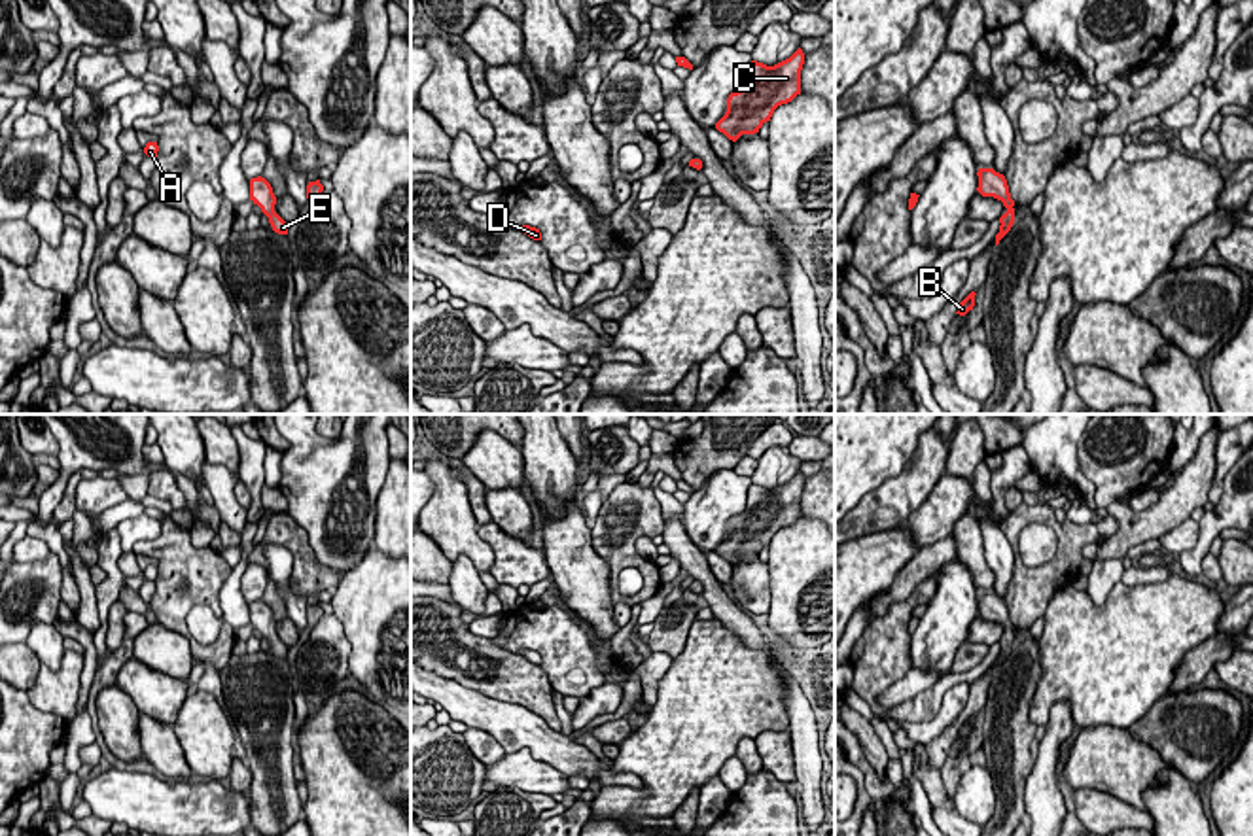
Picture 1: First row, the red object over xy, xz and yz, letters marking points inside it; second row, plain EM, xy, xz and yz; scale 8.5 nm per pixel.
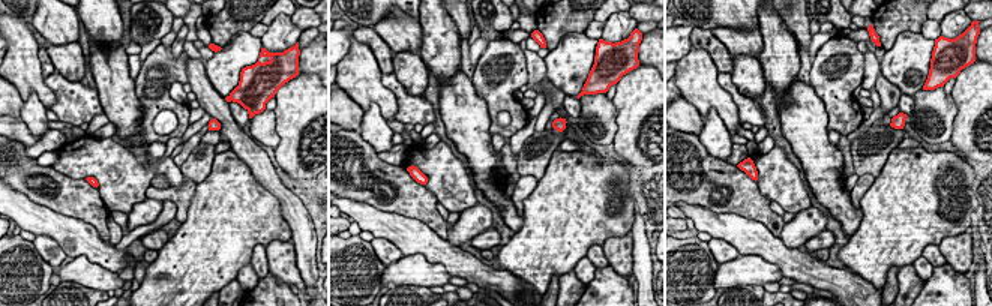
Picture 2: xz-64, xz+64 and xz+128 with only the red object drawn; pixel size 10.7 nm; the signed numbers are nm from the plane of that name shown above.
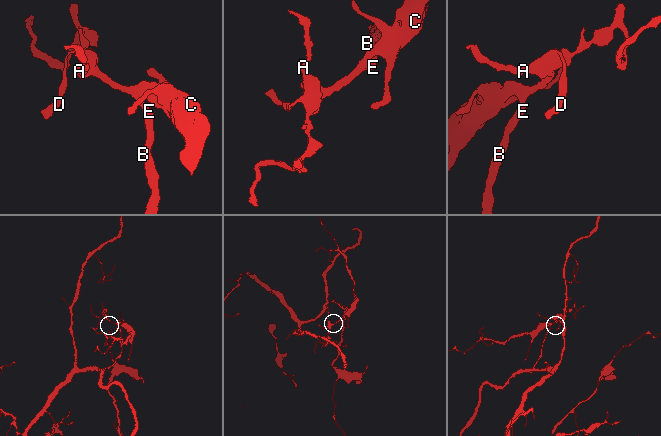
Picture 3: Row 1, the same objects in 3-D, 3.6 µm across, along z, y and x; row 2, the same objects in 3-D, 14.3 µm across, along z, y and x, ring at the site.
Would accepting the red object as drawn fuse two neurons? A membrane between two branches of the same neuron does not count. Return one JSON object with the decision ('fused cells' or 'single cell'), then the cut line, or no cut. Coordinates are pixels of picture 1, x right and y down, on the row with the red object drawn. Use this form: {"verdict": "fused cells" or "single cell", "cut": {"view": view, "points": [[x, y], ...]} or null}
{"verdict": "single cell", "cut": null}

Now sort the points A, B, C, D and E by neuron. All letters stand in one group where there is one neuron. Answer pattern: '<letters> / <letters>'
A B C D E

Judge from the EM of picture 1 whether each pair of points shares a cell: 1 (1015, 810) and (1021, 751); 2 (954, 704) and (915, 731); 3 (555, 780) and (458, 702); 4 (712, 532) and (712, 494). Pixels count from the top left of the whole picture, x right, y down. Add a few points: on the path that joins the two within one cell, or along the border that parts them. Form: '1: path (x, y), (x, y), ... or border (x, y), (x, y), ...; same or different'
1: path (1013, 795), (1013, 766); same
2: path (947, 714), (930, 731), (924, 731); same
3: border (508, 753), (527, 749), (559, 772); different
4: path (712, 522), (712, 504); same

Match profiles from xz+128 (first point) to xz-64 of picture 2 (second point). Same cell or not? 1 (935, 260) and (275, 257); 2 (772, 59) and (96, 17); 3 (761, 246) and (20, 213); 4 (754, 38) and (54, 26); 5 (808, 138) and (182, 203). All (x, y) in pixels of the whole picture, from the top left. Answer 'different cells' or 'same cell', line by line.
1: different cells
2: same cell
3: same cell
4: same cell
5: different cells

